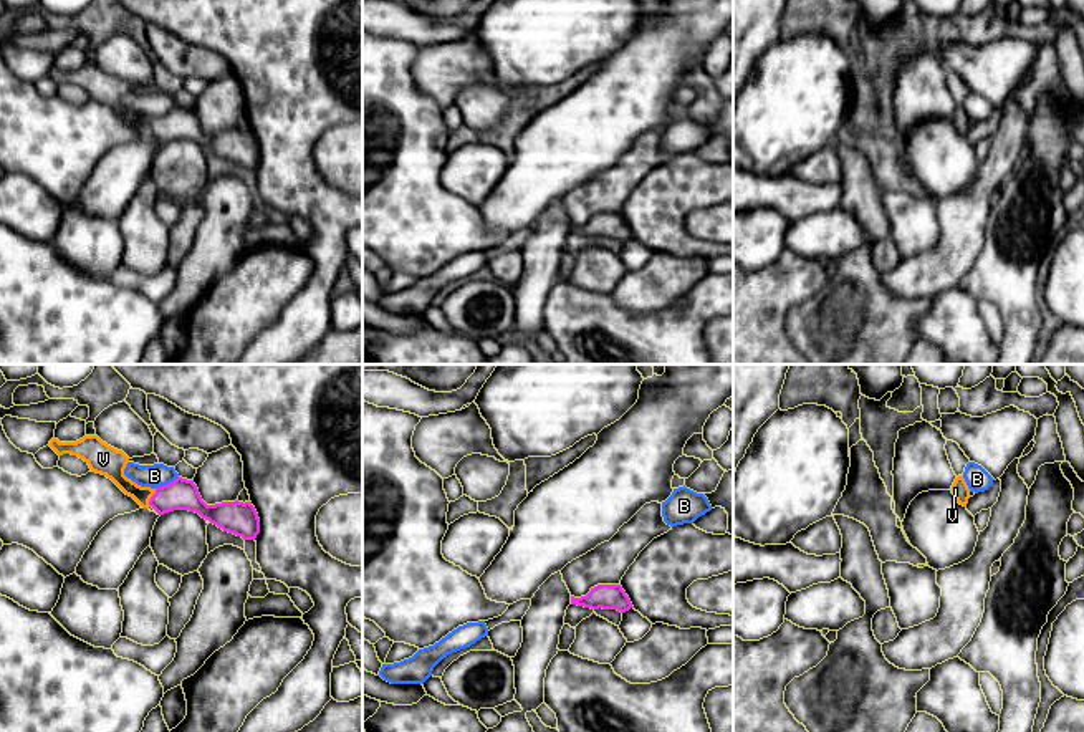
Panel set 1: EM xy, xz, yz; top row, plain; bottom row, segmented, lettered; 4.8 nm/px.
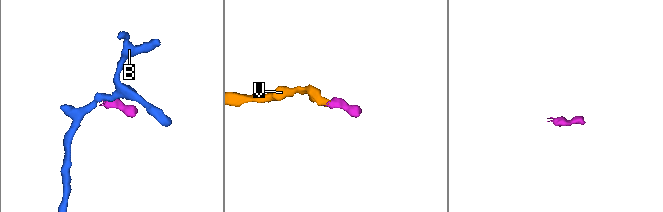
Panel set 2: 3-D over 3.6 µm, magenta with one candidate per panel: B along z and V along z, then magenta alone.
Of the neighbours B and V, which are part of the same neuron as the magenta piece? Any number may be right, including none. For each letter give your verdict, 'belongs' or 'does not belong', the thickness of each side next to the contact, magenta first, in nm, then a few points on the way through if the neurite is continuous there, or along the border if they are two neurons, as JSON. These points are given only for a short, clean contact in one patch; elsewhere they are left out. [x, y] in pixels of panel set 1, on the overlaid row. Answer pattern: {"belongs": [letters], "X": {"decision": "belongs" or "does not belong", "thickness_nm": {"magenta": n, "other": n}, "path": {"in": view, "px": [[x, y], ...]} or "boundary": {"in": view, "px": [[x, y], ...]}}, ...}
{"belongs": ["V"], "B": {"decision": "does not belong", "thickness_nm": {"magenta": 150, "other": 110}, "boundary": {"in": "xy", "px": [[177, 476], [156, 489]]}}, "V": {"decision": "belongs", "thickness_nm": {"magenta": 150, "other": 130}, "path": {"in": "xy", "px": [[182, 494], [151, 497], [131, 489], [113, 462]]}}}

